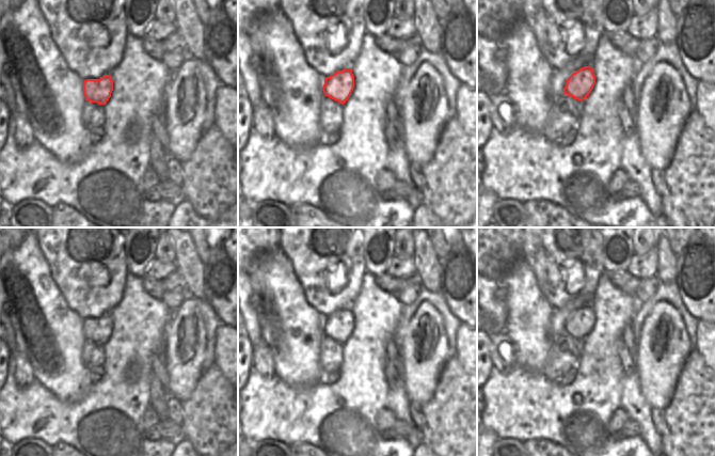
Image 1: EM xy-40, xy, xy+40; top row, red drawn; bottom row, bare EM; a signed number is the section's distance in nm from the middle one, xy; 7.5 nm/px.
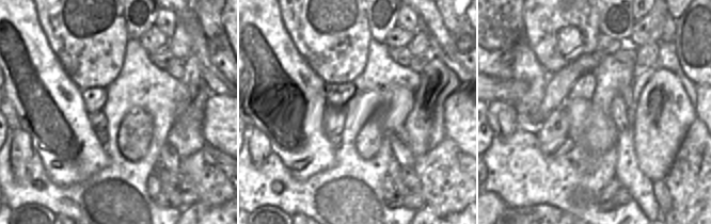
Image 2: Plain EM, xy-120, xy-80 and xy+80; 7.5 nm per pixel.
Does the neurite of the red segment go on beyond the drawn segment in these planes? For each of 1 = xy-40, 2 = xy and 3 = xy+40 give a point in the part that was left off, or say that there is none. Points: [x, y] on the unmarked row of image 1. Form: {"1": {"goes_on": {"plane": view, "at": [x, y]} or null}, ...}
{"1": {"goes_on": null}, "2": {"goes_on": null}, "3": {"goes_on": null}}

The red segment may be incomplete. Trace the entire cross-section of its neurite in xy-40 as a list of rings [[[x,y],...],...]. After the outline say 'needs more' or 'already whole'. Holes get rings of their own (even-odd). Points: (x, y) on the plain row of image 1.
[[[104,314],[99,318],[86,318],[83,320],[83,334],[85,340],[106,344],[113,330],[111,314]]]; already whole

